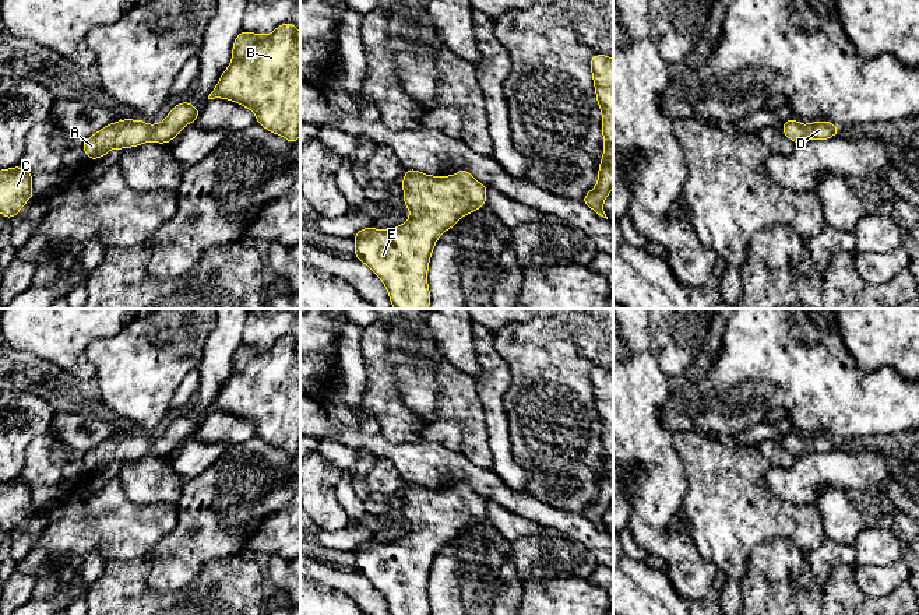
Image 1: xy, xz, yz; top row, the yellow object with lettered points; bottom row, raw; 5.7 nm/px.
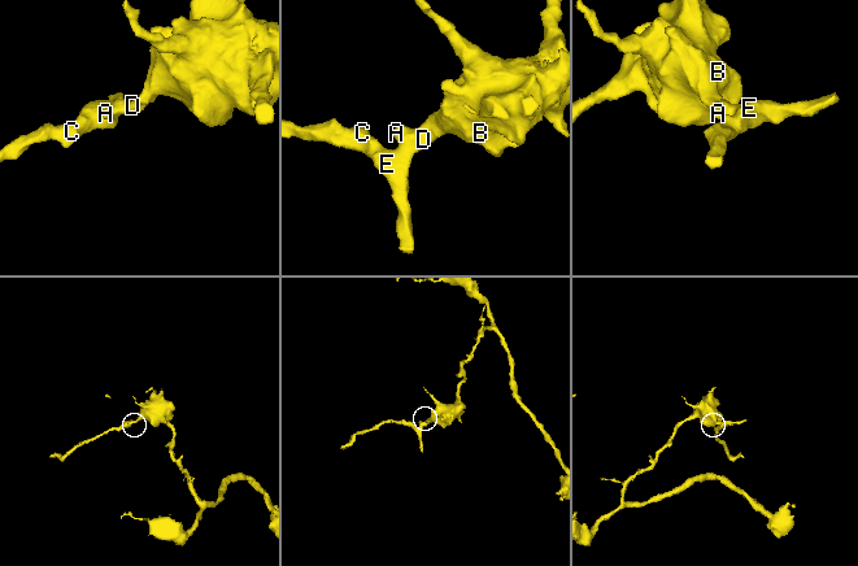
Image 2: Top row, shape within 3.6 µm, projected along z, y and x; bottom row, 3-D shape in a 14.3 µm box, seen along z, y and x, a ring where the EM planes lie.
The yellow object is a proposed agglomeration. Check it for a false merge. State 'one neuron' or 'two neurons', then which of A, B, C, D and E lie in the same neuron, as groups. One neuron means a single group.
one neuron | A B C D E

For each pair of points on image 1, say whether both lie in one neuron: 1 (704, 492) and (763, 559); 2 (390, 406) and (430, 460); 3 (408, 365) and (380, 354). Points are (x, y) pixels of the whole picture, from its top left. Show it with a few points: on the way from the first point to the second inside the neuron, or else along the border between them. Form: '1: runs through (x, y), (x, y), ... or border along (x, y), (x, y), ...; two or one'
1: border along (785, 537), (761, 541), (752, 551), (742, 579); two
2: border along (384, 436), (391, 442), (422, 442); two
3: border along (384, 326), (387, 355), (397, 378), (398, 390); two

